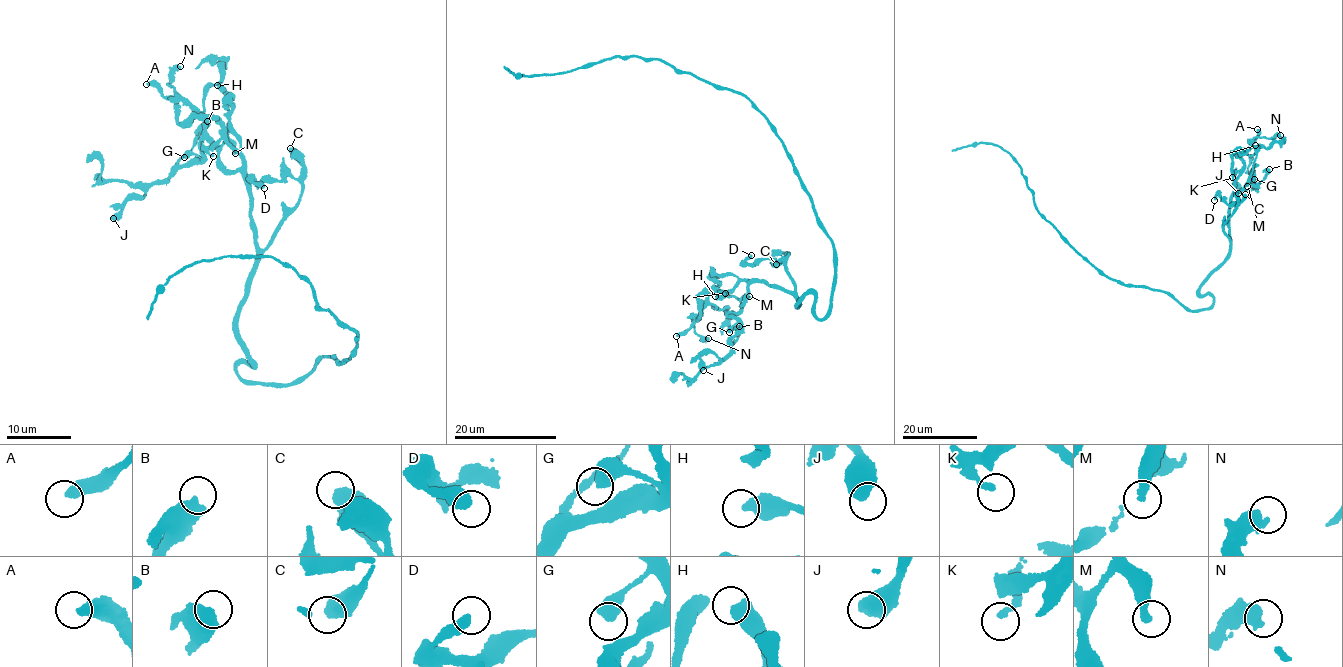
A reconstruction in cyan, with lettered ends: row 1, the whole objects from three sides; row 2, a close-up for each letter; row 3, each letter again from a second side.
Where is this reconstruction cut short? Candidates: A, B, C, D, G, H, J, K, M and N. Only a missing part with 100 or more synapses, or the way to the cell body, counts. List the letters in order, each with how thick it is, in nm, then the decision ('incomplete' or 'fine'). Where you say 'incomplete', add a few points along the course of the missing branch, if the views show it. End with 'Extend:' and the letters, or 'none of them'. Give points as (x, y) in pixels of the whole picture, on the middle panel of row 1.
A: 440 nm | incomplete | (676, 336), (671, 340), (669, 351), (665, 349), (666, 359)
B: 600 nm | fine
C: 600 nm | fine
D: 480 nm | fine
G: 550 nm | fine
H: 550 nm | fine
J: 600 nm | fine
K: 240 nm | fine
M: 320 nm | fine
N: 460 nm | fine
Extend: A

